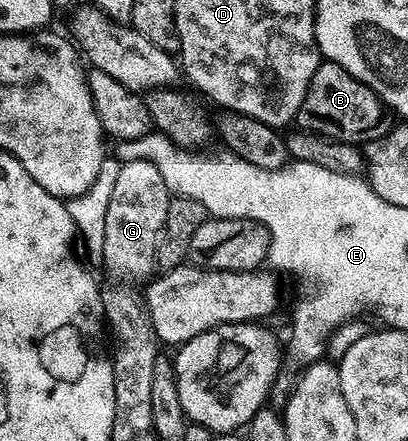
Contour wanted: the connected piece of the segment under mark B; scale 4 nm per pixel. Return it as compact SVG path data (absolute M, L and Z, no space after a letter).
M324 60L318 70L314 70L314 78L310 78L310 86L306 90L306 98L302 98L295 123L303 131L323 133L327 130L329 140L343 140L346 144L360 146L382 135L384 112L384 101L374 90L370 90L370 86L342 70L342 66Z

